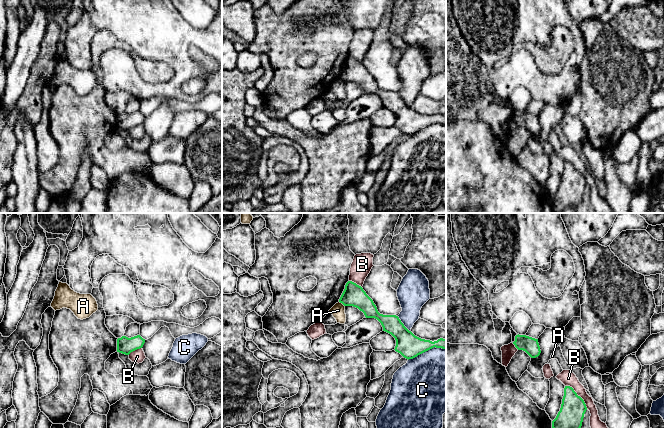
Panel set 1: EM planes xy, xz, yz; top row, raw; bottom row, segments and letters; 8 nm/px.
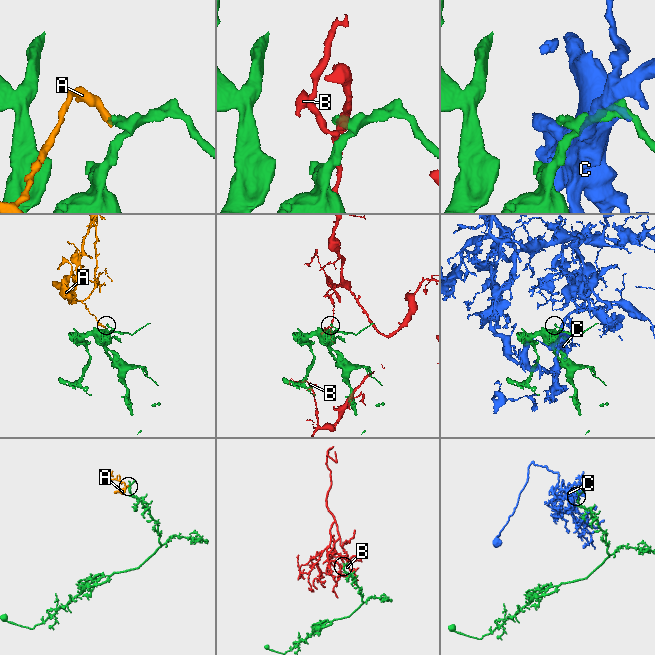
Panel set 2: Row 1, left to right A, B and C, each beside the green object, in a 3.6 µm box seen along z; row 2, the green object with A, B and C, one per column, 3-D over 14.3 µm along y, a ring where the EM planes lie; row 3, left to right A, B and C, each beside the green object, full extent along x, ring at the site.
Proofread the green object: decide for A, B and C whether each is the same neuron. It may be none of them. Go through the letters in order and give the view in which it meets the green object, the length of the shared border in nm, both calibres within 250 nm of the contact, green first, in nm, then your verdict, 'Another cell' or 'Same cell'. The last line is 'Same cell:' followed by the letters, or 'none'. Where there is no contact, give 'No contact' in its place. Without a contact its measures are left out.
A: Touches green in xz. Shared border 60 nm. Thickness 180 nm (green) against 110 nm. Another cell
B: Touches green in yz. Shared border 260 nm. Thickness 200 nm (green) against 120 nm. Another cell
C: Touches green in xz. Shared border 320 nm. Thickness 190 nm (green) against 480 nm. Another cell
Same cell: none

